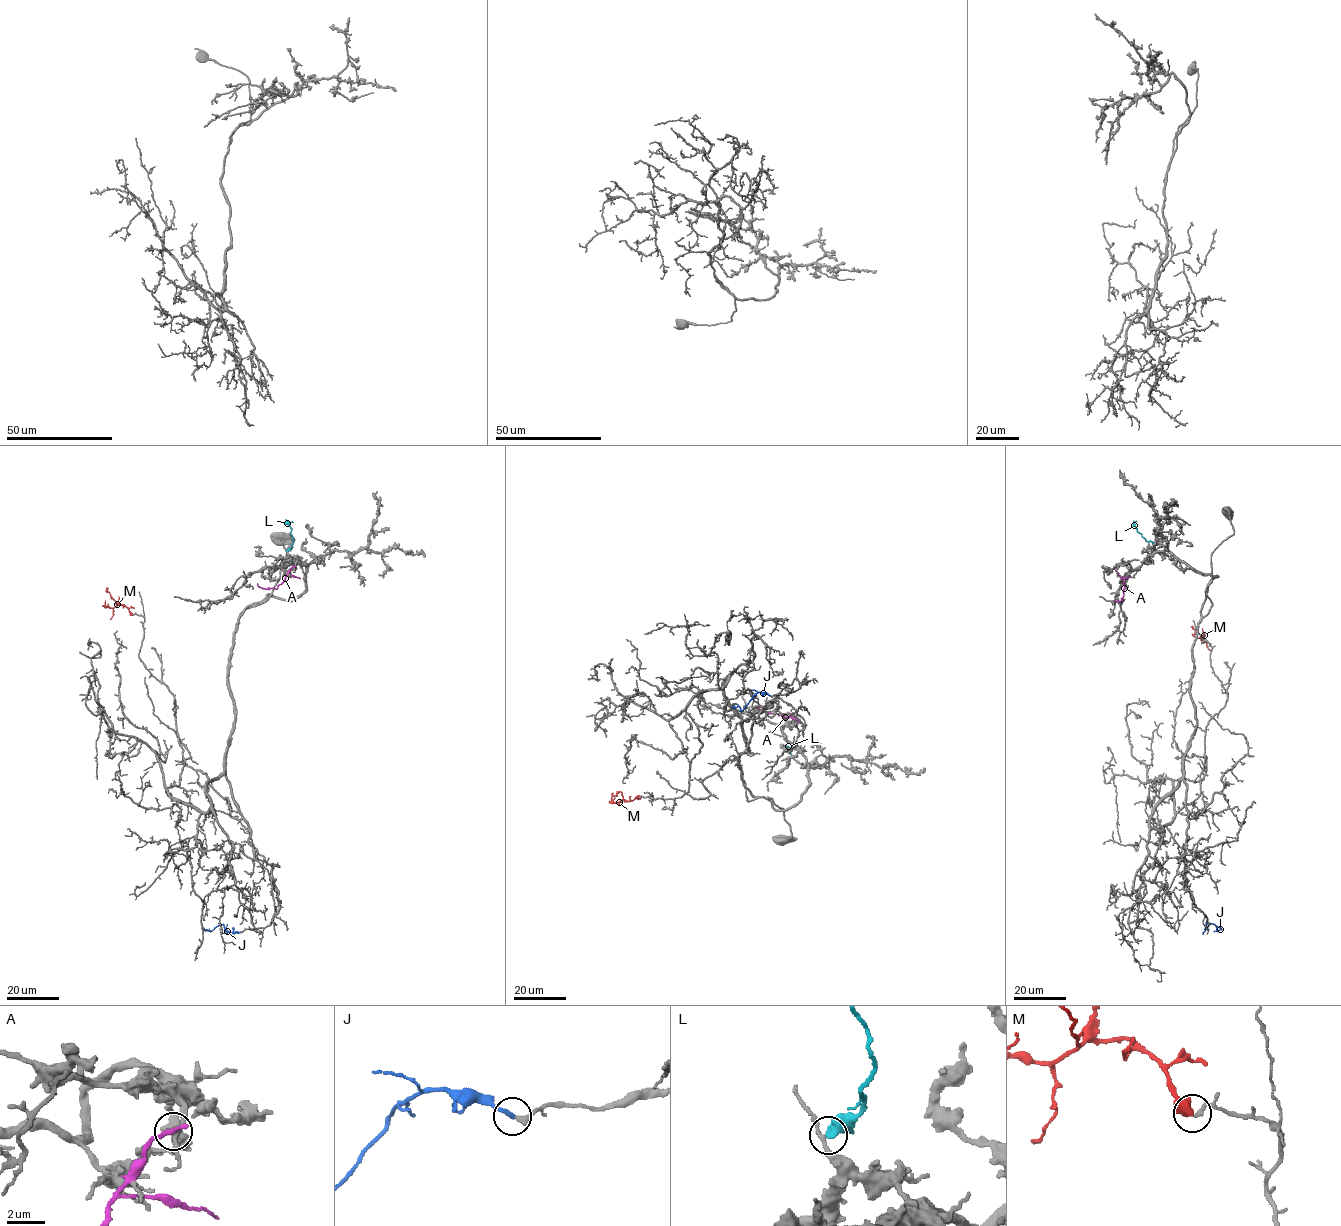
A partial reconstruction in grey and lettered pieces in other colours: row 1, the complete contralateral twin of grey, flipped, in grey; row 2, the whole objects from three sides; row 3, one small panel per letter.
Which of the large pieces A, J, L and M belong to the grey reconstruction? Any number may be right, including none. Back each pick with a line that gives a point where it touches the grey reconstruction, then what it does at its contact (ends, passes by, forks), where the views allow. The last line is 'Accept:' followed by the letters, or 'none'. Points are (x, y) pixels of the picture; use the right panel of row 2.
J: contact (1209, 925); it ends
Accept: J

